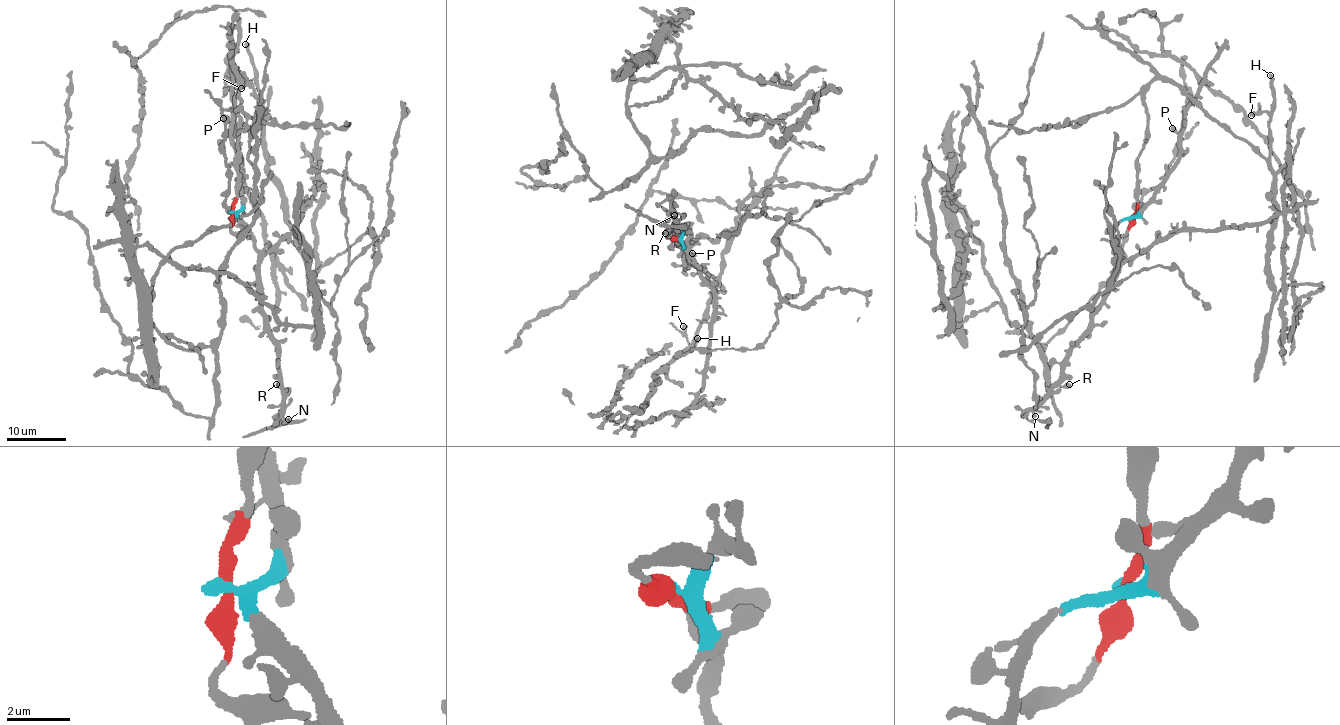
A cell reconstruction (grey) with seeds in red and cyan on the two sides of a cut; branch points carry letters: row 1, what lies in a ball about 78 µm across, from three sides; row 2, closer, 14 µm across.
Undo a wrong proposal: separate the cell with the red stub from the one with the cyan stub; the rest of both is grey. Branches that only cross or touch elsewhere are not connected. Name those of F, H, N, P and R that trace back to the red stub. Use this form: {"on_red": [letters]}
{"on_red": ["F", "H"]}

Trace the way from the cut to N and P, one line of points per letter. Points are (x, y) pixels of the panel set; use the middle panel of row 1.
N: (676, 238), (690, 232), (677, 248), (671, 237), (680, 227), (671, 228), (671, 210), (675, 216)
P: (676, 238), (686, 248), (683, 254), (689, 263), (687, 268), (687, 264), (692, 263), (693, 252)

